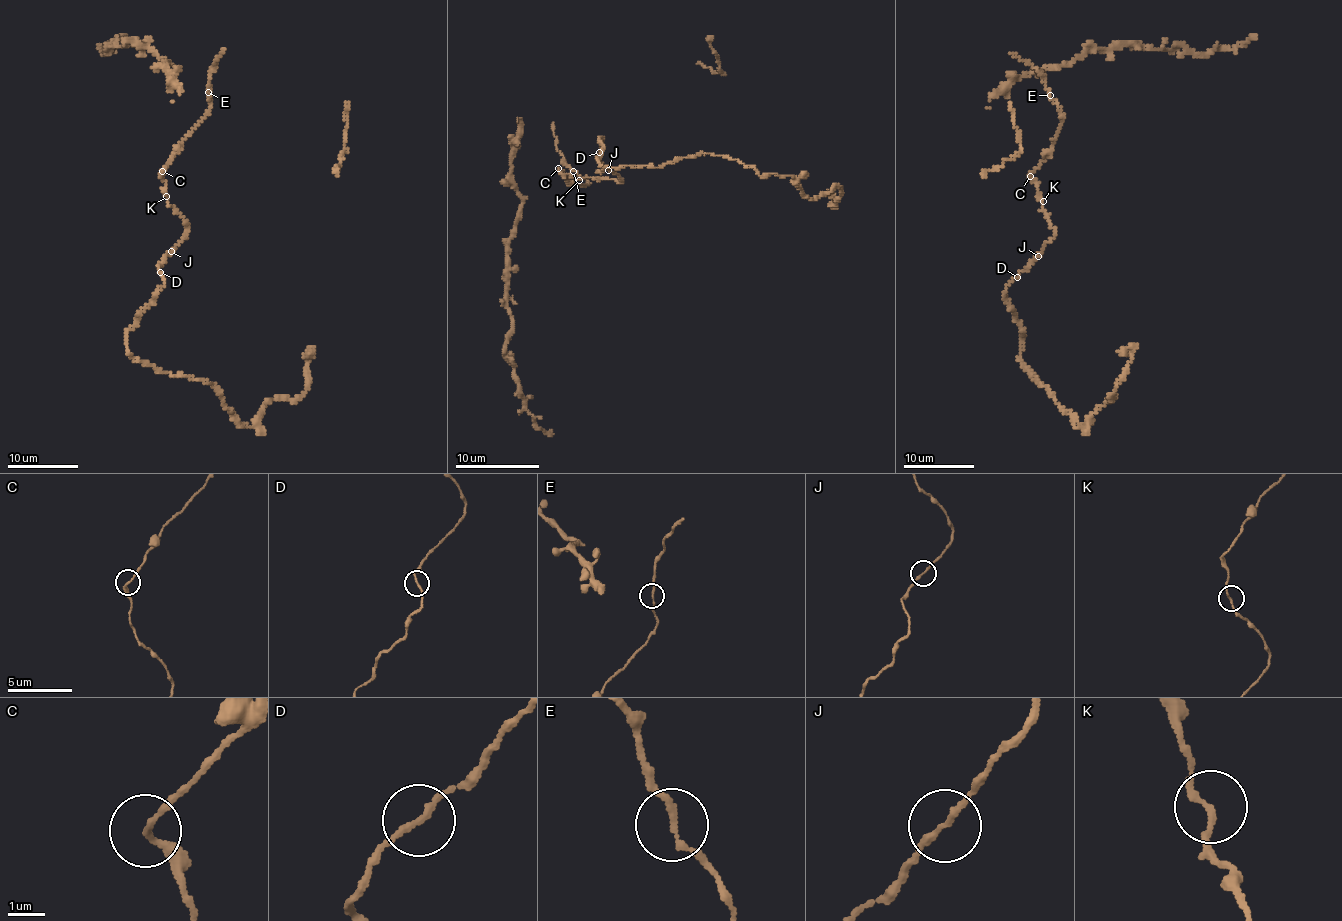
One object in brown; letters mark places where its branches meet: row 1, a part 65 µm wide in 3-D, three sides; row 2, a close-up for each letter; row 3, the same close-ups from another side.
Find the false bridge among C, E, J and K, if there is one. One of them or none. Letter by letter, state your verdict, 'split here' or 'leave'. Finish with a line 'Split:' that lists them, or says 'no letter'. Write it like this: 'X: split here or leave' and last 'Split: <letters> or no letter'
C: leave
E: leave
J: leave
K: leave
Split: no letter

